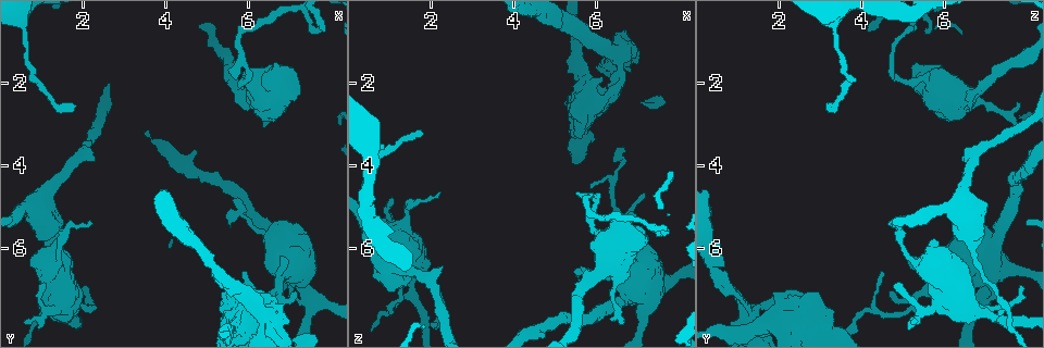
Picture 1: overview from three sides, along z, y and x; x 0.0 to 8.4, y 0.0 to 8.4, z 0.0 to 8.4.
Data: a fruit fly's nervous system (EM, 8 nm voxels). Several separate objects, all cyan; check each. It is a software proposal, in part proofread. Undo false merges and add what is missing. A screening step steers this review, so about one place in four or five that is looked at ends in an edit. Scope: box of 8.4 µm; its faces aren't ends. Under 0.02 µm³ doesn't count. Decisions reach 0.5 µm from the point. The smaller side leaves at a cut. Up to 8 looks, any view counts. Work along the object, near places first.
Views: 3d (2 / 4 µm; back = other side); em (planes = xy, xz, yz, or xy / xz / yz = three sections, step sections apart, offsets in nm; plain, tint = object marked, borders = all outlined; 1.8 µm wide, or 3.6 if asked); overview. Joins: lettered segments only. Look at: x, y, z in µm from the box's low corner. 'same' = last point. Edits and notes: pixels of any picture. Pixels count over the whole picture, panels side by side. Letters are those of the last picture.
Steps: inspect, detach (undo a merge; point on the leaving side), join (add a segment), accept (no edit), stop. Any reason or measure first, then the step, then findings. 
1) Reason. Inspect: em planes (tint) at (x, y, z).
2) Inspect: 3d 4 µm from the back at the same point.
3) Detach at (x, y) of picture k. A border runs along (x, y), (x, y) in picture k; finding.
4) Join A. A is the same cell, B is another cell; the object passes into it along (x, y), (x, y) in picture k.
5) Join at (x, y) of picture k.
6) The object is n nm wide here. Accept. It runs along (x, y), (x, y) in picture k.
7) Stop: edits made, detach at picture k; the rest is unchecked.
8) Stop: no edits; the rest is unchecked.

Three-way junction. Inspect: 3d 4 µm at (7.50, 7.25, 6.90).

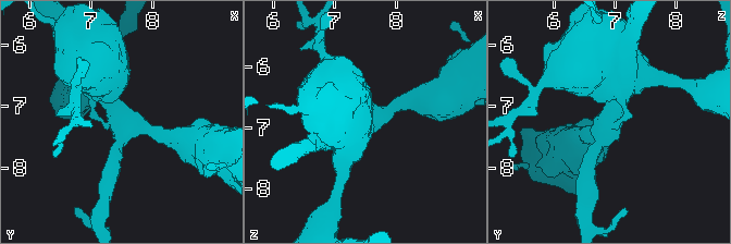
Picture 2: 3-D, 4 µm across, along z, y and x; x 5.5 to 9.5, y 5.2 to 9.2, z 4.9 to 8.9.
Need the tissue. Inspect: em planes (borders) at (7.55, 7.25, 6.90).

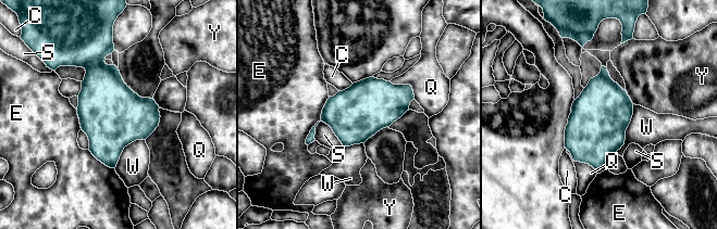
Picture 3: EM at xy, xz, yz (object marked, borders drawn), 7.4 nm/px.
The longest contact is with W, 550 nm. Detach at (103, 93) of picture 3. C, E, Q, S, W and Y are other cells; a border runs along (103, 60), (91, 62), (83, 67) in picture 3; a second neuron is stuck on.

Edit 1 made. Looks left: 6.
Redraw. Inspect: overview.

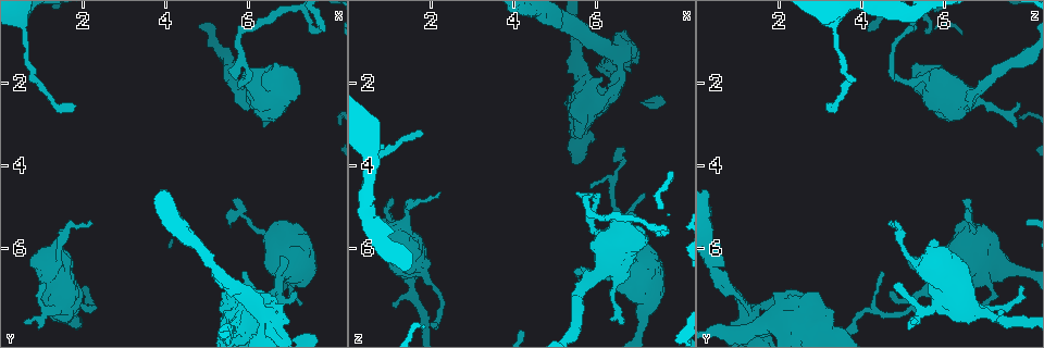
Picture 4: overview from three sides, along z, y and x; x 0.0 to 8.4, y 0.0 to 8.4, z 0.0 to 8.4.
Tapers out. Inspect: em planes (borders) at (7.15, 7.10, 4.70).

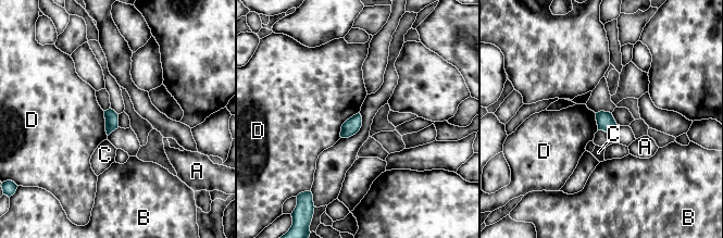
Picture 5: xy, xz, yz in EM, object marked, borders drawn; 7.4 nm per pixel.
The longest contact is with D, 240 nm. Accept. A, B, C and D are other cells; a border runs along (359, 112), (343, 124), (340, 137) in picture 5; none of them fits.

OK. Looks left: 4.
Stops while still wide. Inspect: 3d 4 µm at (5.65, 7.50, 3.35).

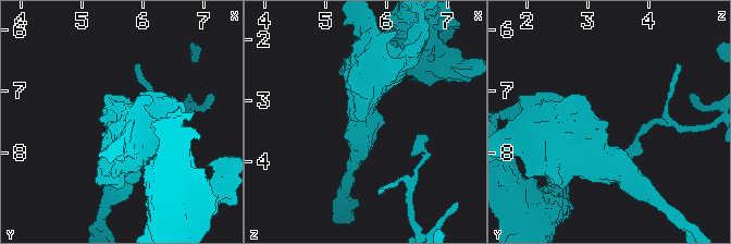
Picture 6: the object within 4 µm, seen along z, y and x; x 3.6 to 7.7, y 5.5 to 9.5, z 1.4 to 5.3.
Shape alone is not enough. Inspect: em 3.6 µm planes (plain) at (5.65, 7.55, 3.35).

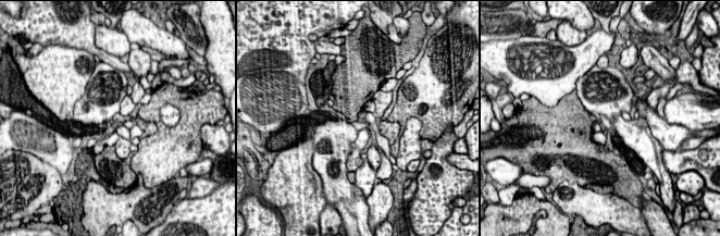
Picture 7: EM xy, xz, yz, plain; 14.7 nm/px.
Inspect: em 3.6 µm planes (borders) at the same point.

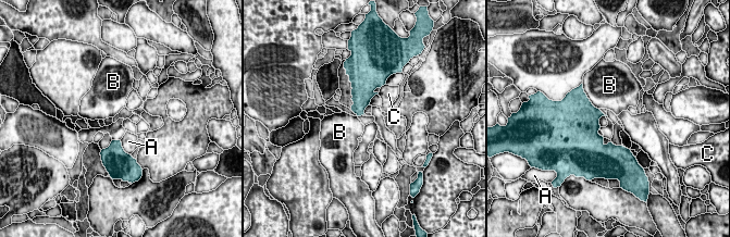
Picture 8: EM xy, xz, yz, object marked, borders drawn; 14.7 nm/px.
The longest contact is with B, 400 nm. Accept. A, B and C are other cells; a border runs along (583, 88), (589, 100), (598, 109) in picture 8; no lettered segment goes on from it.

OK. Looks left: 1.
Stop: edits made, detach at picture 3; the rest is unchecked.

